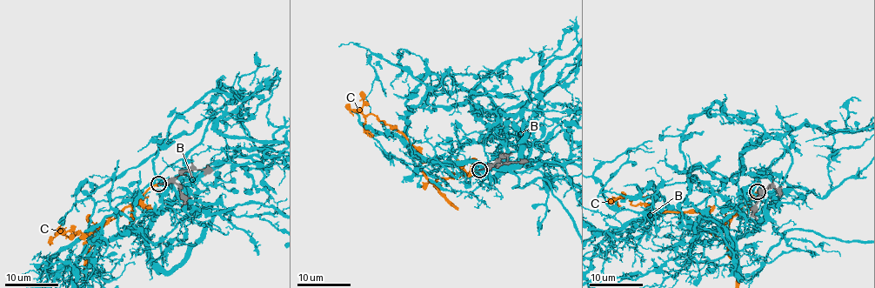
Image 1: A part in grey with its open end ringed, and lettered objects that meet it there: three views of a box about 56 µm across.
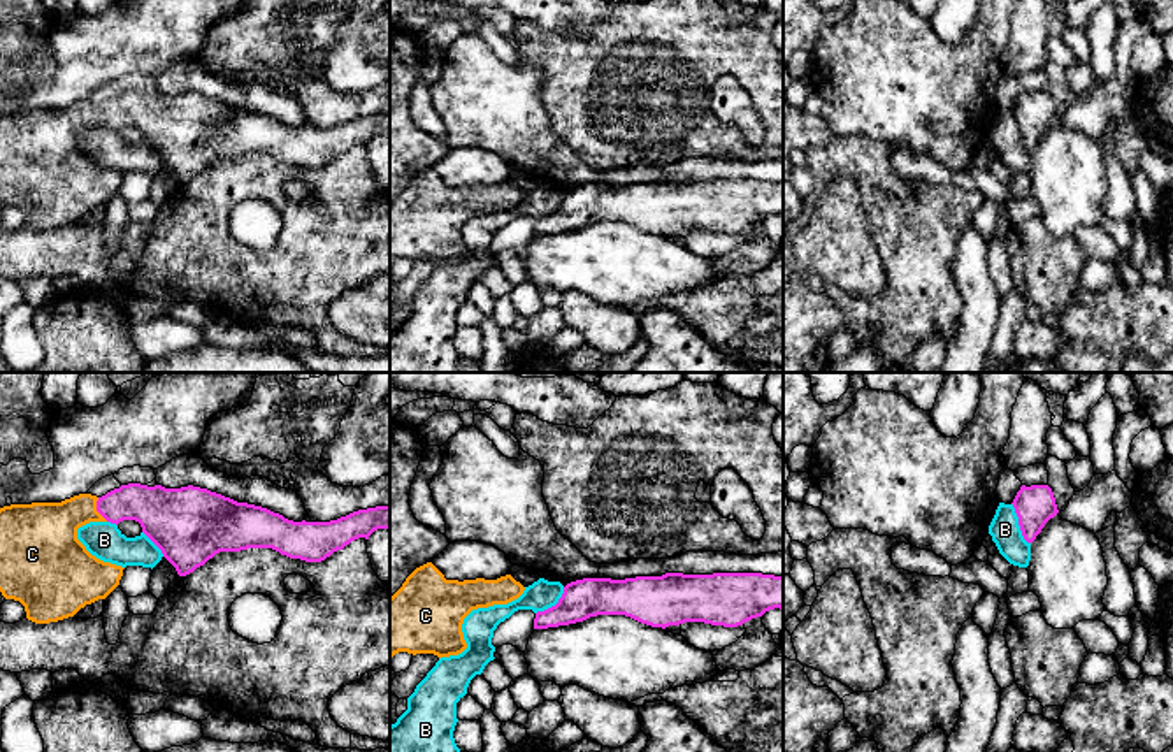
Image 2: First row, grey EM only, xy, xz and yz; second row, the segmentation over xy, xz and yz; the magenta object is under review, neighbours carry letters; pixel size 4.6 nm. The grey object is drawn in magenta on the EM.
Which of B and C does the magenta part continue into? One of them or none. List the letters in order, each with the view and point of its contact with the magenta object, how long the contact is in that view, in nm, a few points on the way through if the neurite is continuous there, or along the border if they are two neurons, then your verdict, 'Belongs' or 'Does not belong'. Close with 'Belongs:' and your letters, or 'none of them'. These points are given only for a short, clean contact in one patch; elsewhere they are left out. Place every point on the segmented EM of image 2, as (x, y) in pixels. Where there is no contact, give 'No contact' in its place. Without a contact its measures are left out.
B: Touches magenta at yz (1019, 524). Shared border 200 nm. Boundary: yz (1012, 503), (1021, 535), (1029, 543). Does not belong
C: Touches magenta at xy (97, 510). Shared border 120 nm. Path across: xy (151, 506), (97, 510), (78, 510), (48, 531). Belongs
Belongs: C

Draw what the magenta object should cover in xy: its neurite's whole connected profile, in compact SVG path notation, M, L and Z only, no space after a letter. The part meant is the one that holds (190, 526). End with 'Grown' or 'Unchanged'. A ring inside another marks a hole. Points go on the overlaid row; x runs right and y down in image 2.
M140 483L121 485L102 497L79 494L61 503L11 504L0 508L0 592L19 601L35 624L74 617L81 608L105 599L123 576L121 566L91 555L77 539L77 529L90 522L119 524L135 520L162 550L179 576L193 573L219 552L272 548L290 559L321 562L358 538L378 529L390 531L390 506L353 511L330 522L293 522L267 508L237 503L200 487L165 488Z. Grown

